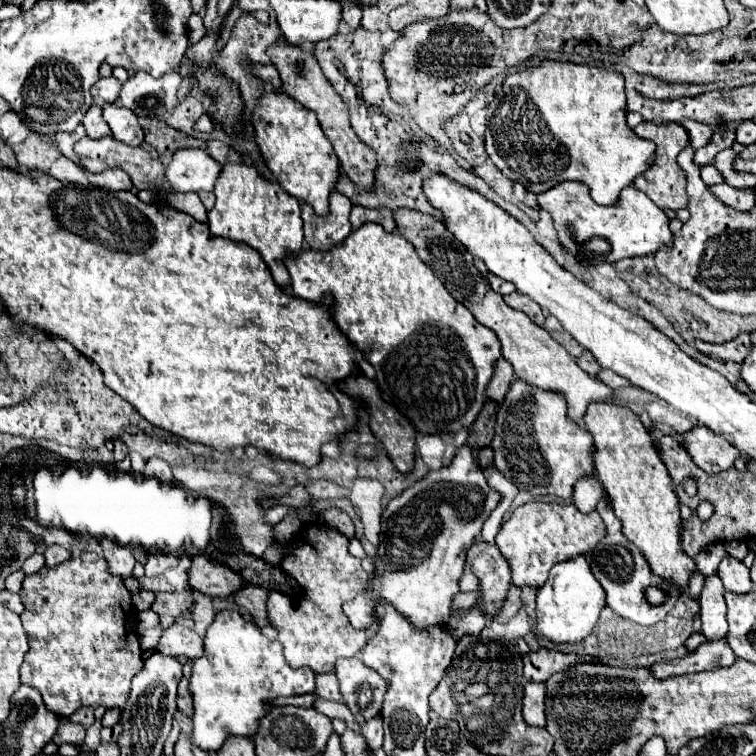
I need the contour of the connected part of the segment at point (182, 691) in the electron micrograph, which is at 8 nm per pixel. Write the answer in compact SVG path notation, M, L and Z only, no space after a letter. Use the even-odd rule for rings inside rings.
M183 677L178 685L177 691L177 709L187 717L191 718L193 715L193 700L189 690L189 681Z

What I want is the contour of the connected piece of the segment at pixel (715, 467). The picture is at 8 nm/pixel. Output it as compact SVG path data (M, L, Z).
M701 425L685 433L683 441L693 461L707 473L727 471L735 465L737 459L745 459L745 463L751 461L745 453L739 453L739 449L735 449L729 441L723 441L723 437L711 433L711 429Z

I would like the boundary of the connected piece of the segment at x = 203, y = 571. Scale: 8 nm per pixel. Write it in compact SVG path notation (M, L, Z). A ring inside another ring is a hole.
M195 555L187 571L187 583L193 591L211 597L227 597L243 585L243 579L229 567L211 561L207 555Z

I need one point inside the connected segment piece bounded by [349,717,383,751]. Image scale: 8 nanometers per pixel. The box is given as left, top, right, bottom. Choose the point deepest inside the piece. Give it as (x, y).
(372, 730)

